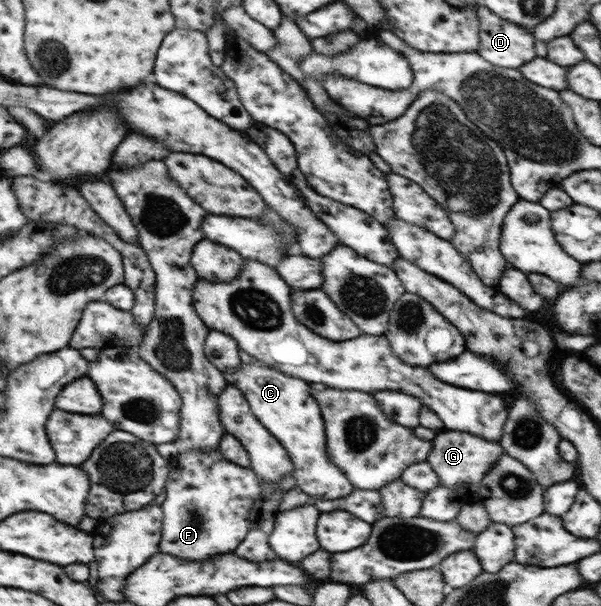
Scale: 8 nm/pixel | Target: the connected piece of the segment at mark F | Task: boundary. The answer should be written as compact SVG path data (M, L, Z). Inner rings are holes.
M218 449L214 451L184 451L170 459L170 471L165 483L166 499L161 504L163 511L159 551L182 557L188 561L206 561L214 555L234 551L246 537L251 526L250 509L260 493L260 478L254 470L240 467L228 461Z

